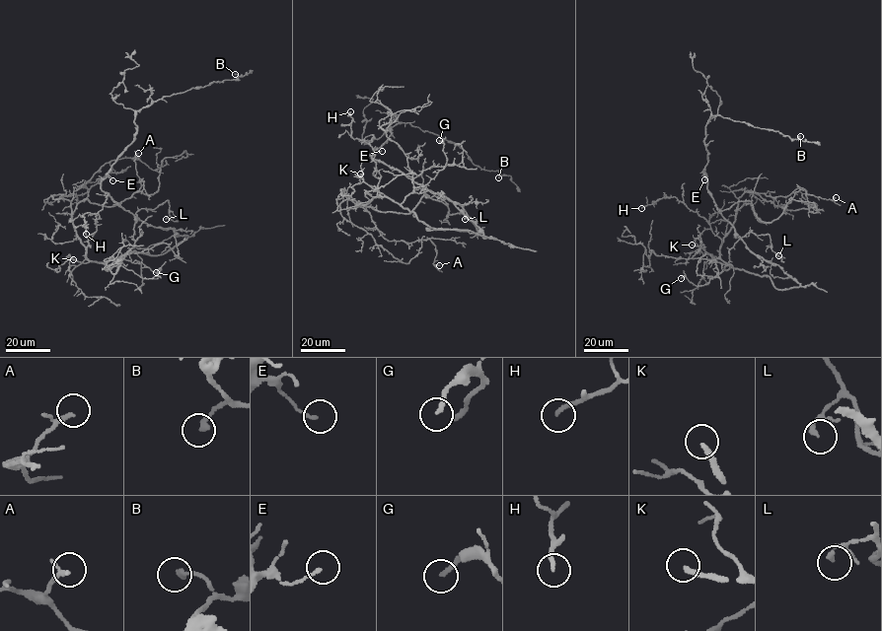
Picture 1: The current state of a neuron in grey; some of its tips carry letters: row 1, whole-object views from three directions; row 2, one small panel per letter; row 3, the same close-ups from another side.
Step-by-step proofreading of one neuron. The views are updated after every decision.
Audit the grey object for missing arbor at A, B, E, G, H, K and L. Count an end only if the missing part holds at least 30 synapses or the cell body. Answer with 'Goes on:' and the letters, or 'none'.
Goes on: G, K

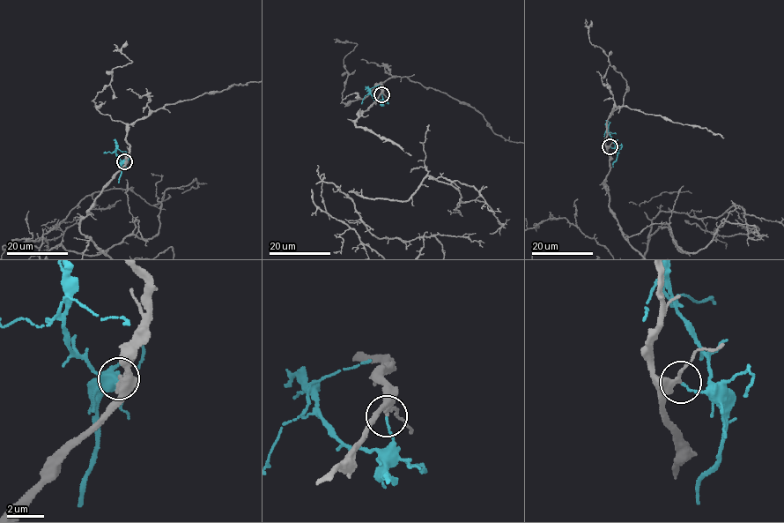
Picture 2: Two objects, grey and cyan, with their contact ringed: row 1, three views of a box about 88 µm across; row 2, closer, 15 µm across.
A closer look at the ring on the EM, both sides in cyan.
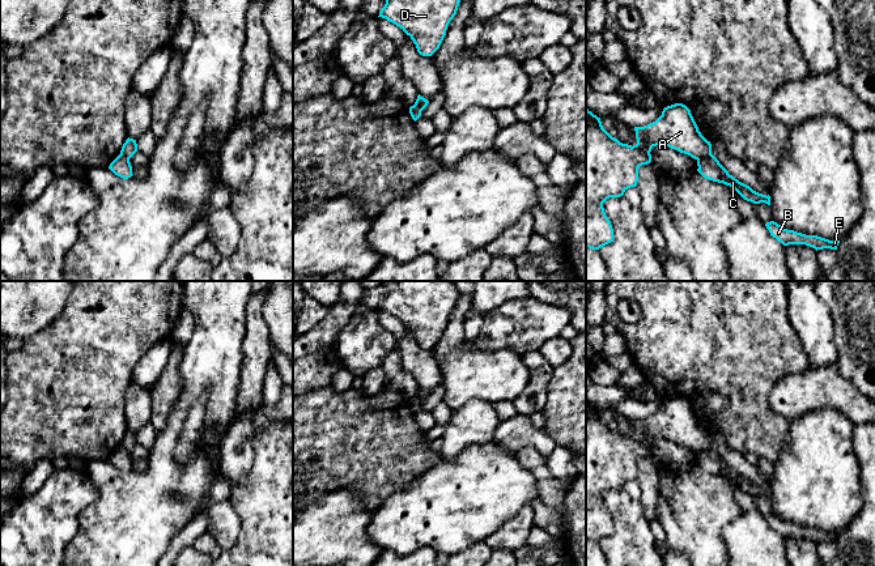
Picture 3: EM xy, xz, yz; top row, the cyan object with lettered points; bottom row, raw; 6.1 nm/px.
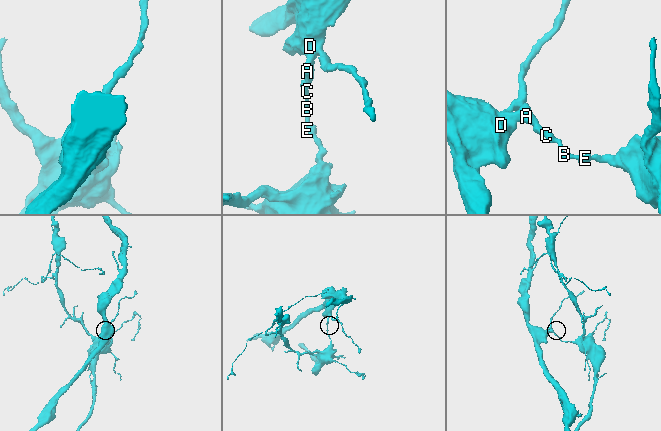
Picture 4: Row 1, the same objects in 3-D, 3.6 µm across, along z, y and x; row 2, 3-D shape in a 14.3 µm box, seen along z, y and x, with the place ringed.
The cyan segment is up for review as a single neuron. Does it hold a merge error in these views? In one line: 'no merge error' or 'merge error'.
merge error

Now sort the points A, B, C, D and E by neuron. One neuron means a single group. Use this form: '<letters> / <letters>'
A D / B C E

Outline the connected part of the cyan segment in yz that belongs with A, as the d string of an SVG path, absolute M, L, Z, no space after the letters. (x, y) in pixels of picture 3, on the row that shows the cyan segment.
M675 103L663 108L662 115L643 127L634 127L636 145L620 142L612 137L602 125L600 118L586 107L586 247L599 250L613 241L611 221L604 213L603 203L609 197L620 197L624 192L636 187L638 182L638 167L651 162L651 149L664 145L695 159L702 159L712 154L712 144L701 132L683 103Z

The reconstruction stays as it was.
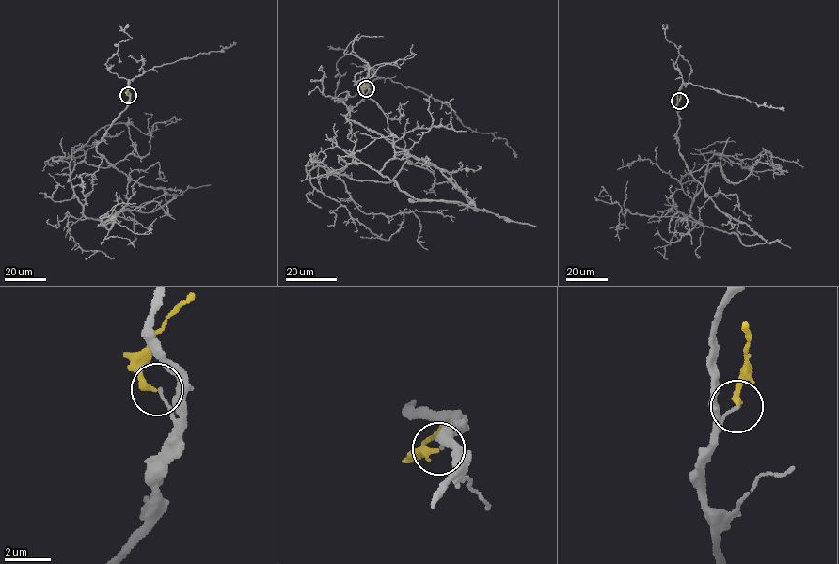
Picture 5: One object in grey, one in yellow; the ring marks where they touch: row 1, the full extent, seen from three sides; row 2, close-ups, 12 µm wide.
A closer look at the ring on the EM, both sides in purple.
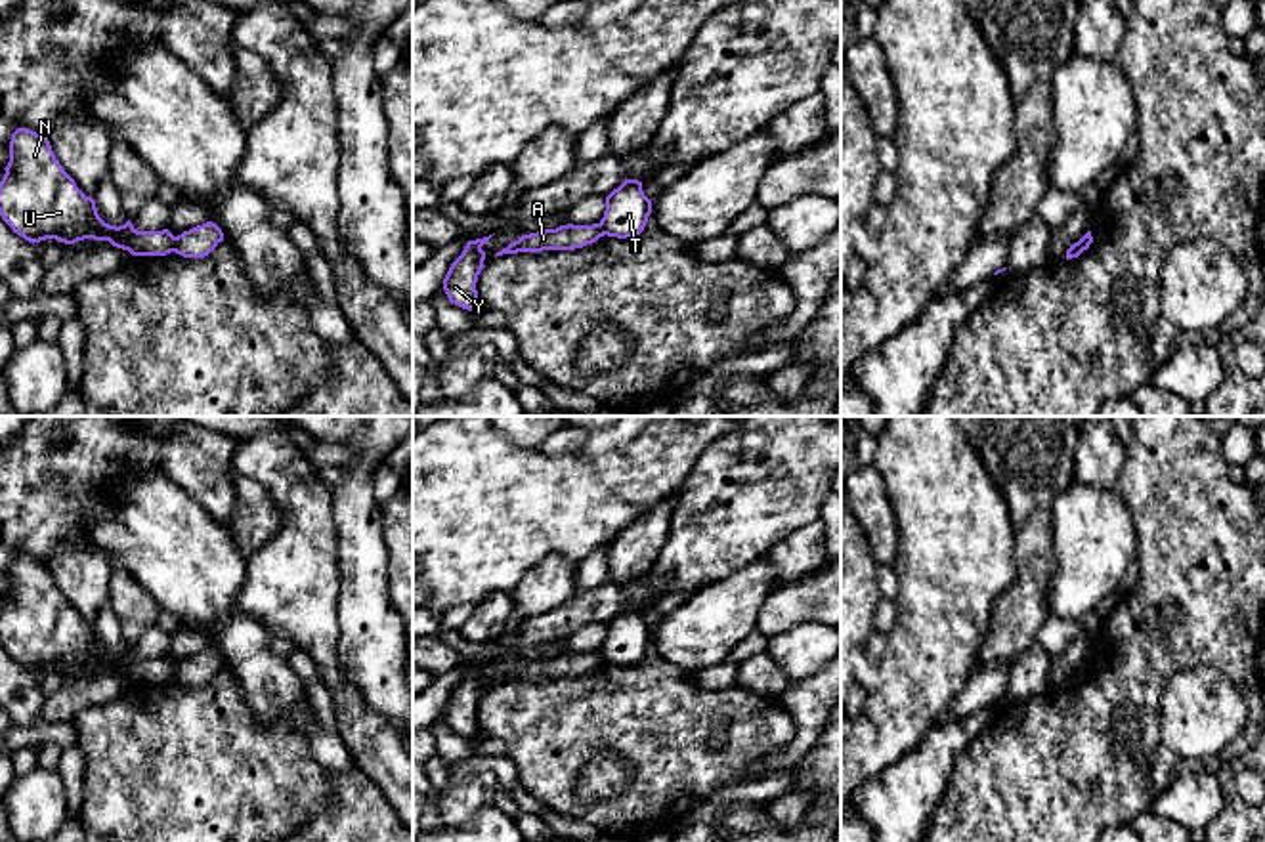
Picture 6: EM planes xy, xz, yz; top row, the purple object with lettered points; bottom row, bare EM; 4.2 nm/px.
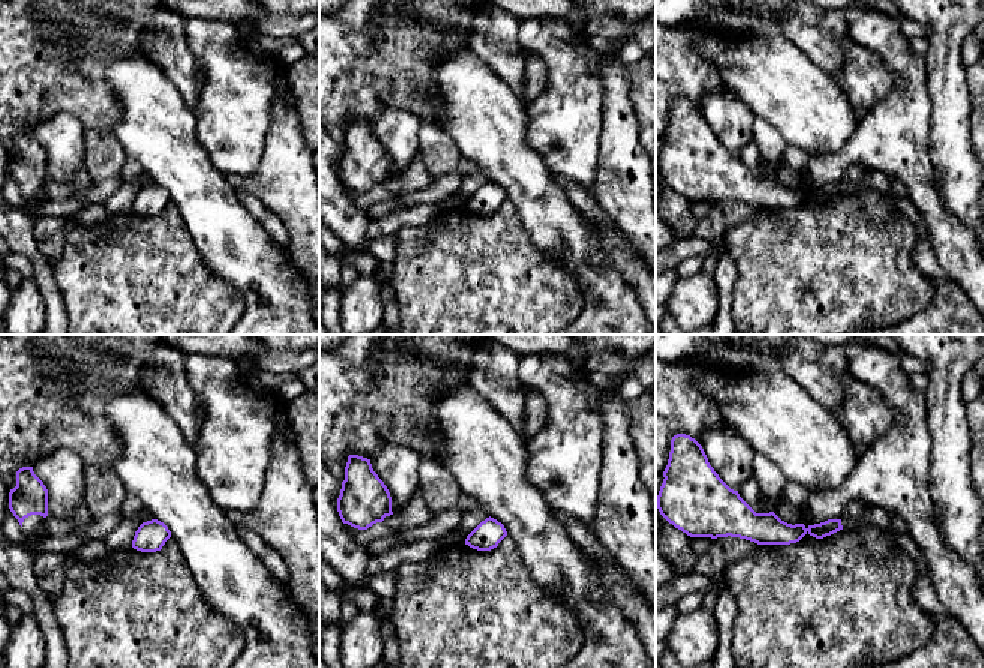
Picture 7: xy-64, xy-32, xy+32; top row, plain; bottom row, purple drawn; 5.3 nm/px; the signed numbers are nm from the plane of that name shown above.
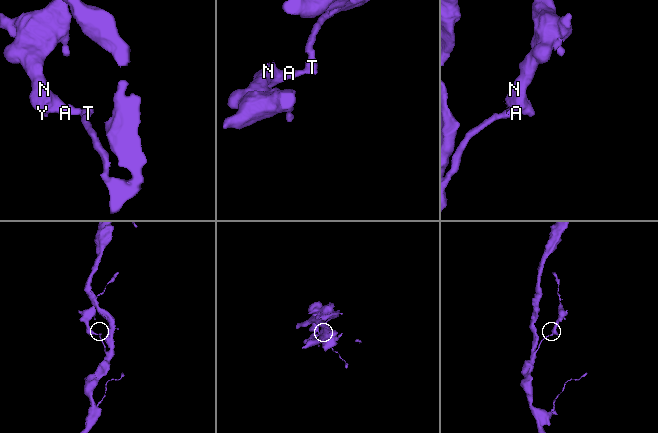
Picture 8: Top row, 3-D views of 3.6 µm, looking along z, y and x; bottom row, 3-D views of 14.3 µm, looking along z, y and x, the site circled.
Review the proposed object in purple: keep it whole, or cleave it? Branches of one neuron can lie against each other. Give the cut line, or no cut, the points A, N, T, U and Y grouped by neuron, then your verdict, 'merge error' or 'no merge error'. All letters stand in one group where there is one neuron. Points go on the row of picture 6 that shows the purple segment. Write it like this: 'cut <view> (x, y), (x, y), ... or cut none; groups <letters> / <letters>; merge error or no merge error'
cut xy (178, 237), (172, 251); groups A N U Y / T; merge error

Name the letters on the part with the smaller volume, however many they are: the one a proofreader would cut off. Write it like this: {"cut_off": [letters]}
{"cut_off": ["A", "N", "U", "Y"]}

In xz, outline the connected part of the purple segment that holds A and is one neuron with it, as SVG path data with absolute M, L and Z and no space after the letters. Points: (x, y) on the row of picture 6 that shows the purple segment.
M600 223L592 225L560 225L556 229L545 229L529 233L510 242L506 248L495 254L518 254L518 252L543 252L543 250L575 250L596 242L604 237Z

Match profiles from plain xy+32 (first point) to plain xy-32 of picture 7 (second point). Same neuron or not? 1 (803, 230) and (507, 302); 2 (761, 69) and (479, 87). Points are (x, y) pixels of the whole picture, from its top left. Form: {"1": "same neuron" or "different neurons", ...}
{"1": "same neuron", "2": "same neuron"}

